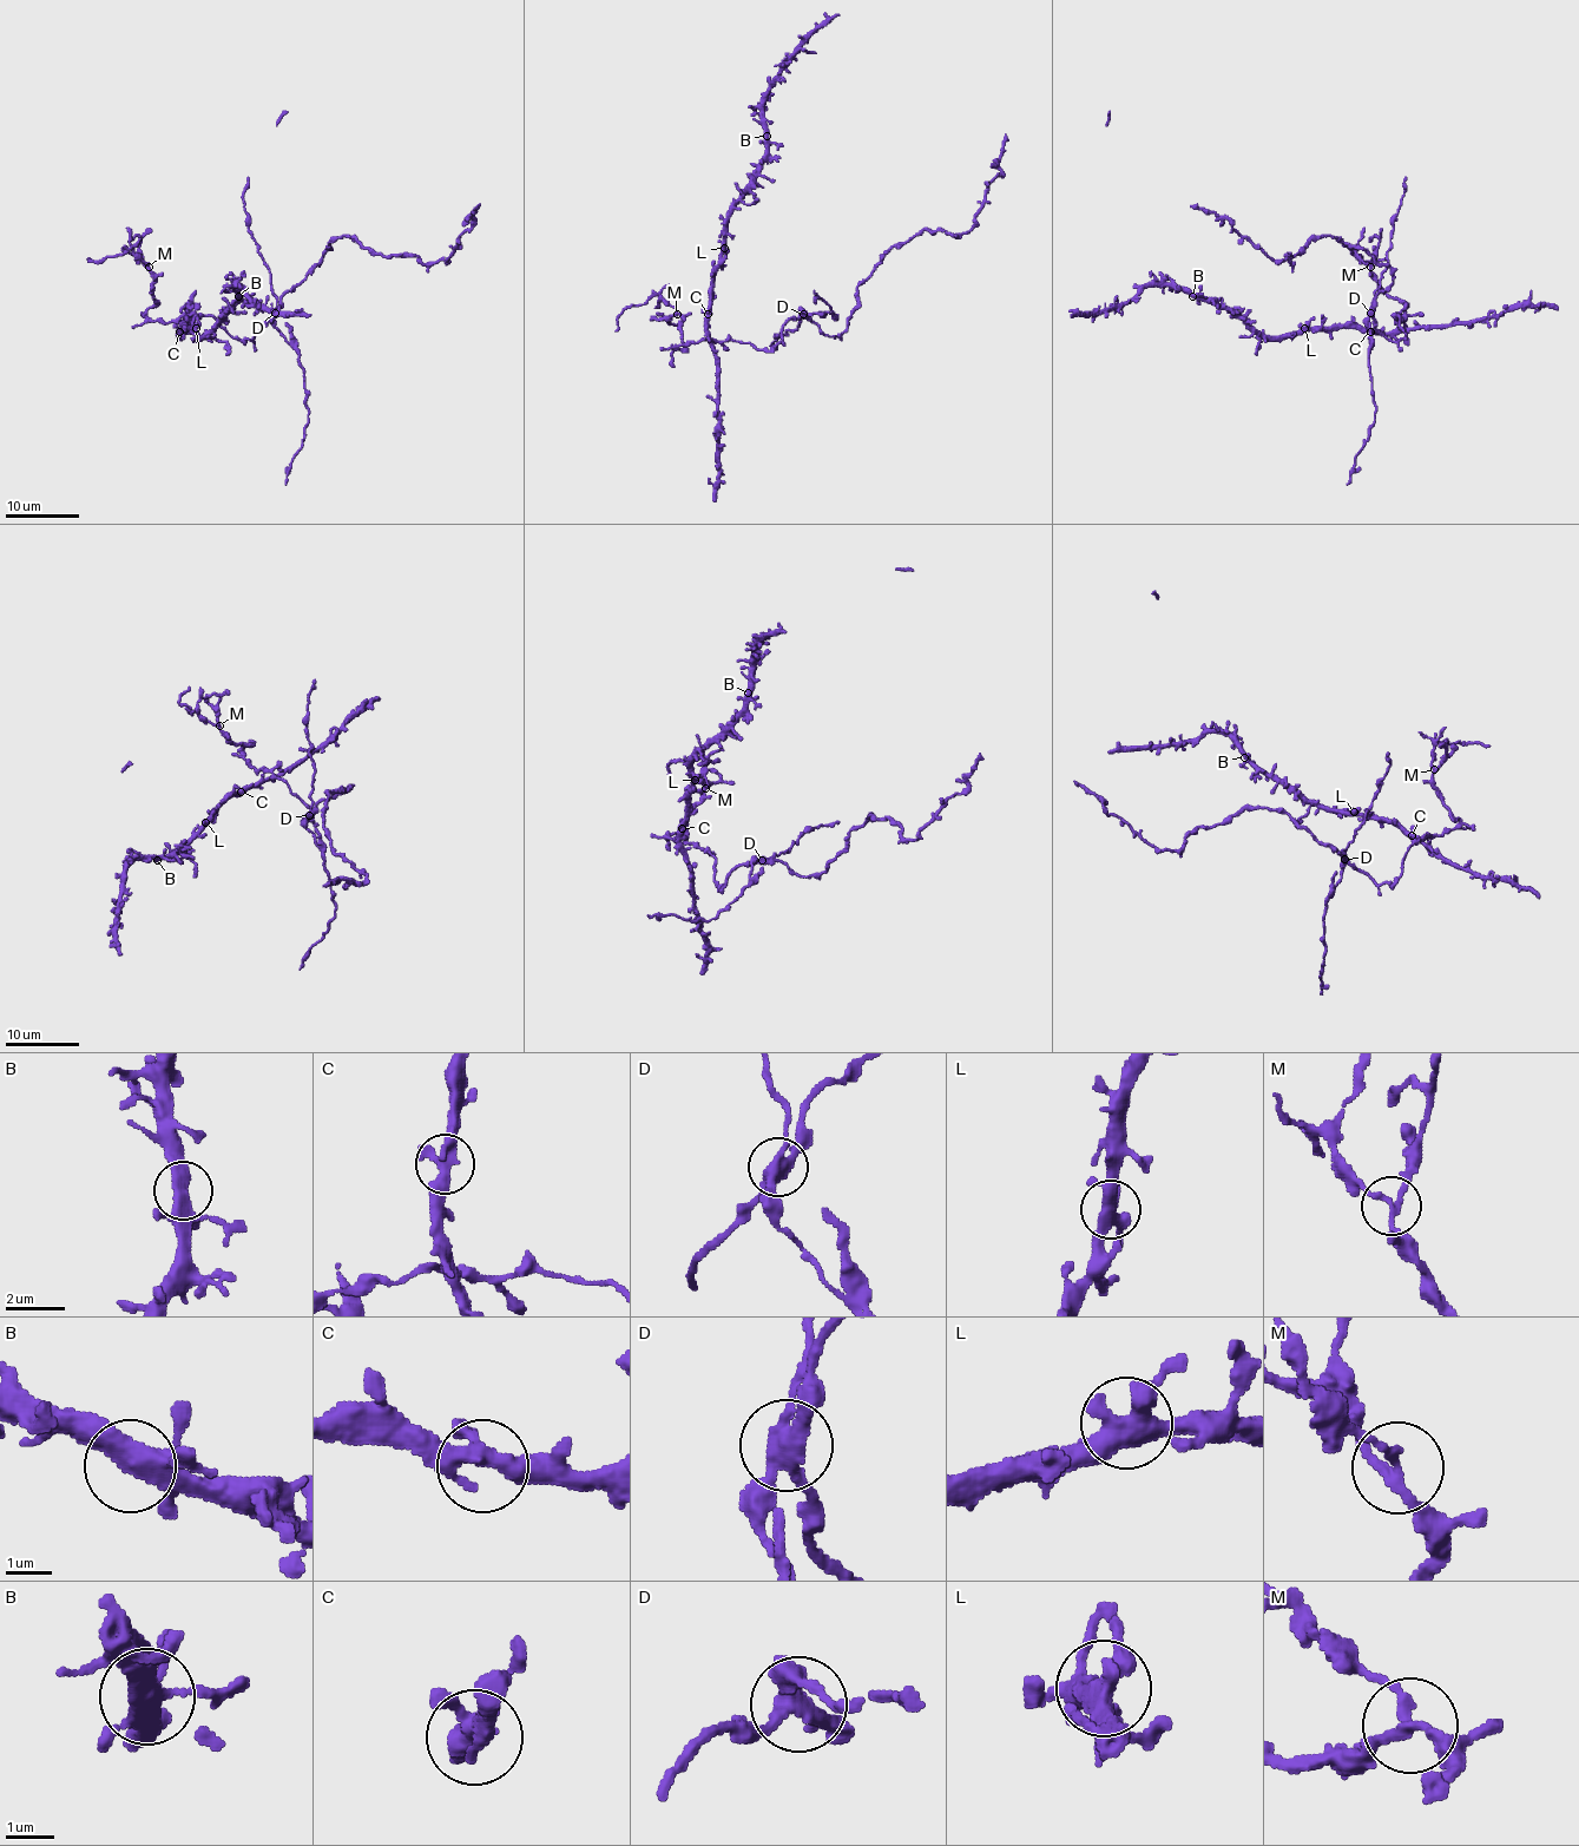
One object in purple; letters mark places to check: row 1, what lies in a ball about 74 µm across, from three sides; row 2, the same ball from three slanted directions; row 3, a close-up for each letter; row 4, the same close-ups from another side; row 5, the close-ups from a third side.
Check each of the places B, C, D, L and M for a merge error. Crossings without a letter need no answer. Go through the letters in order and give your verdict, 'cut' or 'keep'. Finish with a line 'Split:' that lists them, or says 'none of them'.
B: keep
C: keep
D: cut
L: keep
M: cut
Split: D, M

